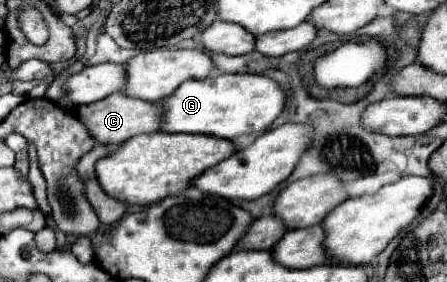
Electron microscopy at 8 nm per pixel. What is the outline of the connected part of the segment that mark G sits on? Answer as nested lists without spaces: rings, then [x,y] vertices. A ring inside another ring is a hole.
[[[213,74],[205,80],[189,80],[181,84],[169,98],[161,100],[165,116],[163,132],[211,134],[233,140],[241,134],[265,132],[285,108],[287,94],[279,82],[263,74]]]

